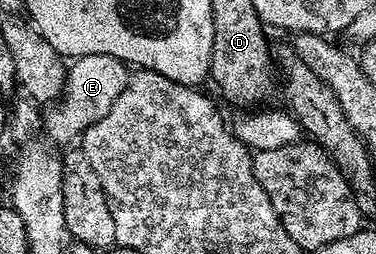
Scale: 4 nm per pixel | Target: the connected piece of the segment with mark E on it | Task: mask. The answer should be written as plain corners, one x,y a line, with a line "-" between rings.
87,54
75,59
67,67
60,97
43,111
42,130
48,133
47,141
52,144
68,142
75,134
77,137
85,128
102,120
102,116
110,112
114,100
124,94
129,77
129,67
114,56

